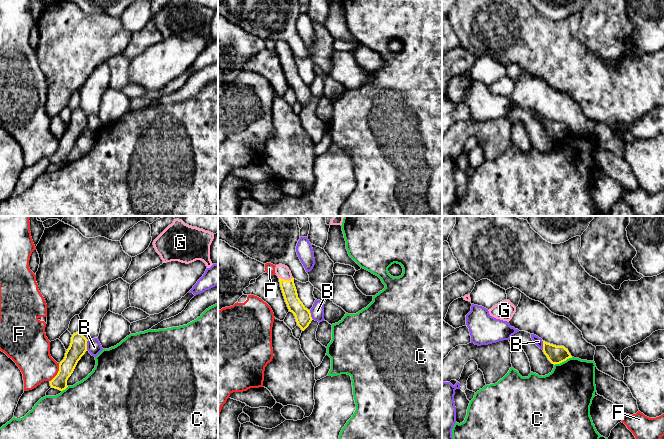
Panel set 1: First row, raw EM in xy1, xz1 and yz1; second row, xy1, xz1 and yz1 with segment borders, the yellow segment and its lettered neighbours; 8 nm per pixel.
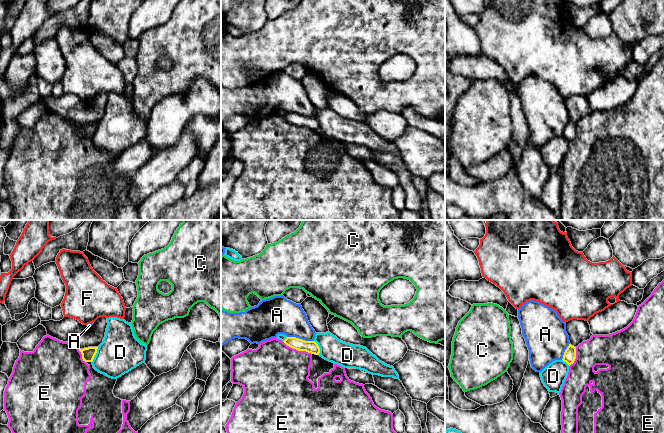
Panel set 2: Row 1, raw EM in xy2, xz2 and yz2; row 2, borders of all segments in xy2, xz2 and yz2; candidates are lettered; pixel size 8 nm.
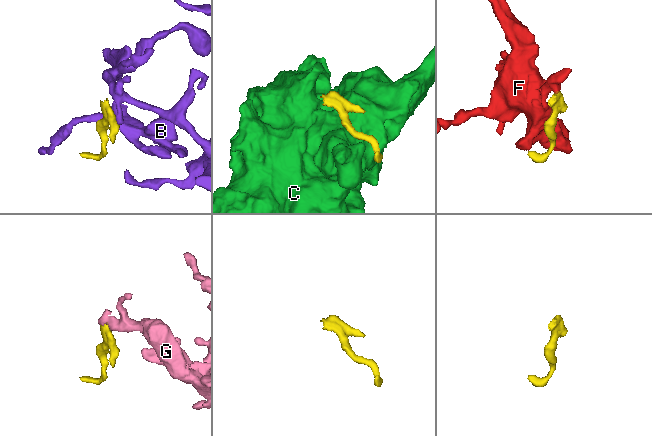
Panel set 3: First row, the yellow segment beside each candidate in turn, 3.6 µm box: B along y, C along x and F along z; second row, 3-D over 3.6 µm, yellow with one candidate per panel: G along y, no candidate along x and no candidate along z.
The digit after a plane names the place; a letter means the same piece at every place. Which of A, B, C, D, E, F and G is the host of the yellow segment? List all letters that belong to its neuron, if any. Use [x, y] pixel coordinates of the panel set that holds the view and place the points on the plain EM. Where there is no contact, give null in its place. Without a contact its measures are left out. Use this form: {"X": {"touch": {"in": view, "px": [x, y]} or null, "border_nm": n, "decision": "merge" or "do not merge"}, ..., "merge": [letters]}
{"A": {"touch": {"in": "xz2", "px": [300, 115]}, "border_nm": 220, "decision": "do not merge"}, "B": {"touch": {"in": "xy1", "px": [86, 121]}, "border_nm": 80, "decision": "do not merge"}, "C": {"touch": {"in": "yz1", "px": [563, 137]}, "border_nm": 170, "decision": "do not merge"}, "D": {"touch": {"in": "xy2", "px": [95, 130]}, "border_nm": 130, "decision": "do not merge"}, "E": {"touch": {"in": "xz2", "px": [297, 125]}, "border_nm": 260, "decision": "do not merge"}, "F": {"touch": {"in": "xy1", "px": [57, 149]}, "border_nm": 160, "decision": "do not merge"}, "G": {"touch": {"in": "xz1", "px": [286, 56]}, "border_nm": 110, "decision": "merge"}, "merge": ["G"]}

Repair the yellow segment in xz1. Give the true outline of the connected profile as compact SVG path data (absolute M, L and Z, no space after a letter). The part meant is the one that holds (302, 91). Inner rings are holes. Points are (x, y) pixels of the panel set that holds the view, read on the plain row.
M279 40L275 43L275 49L279 54L280 63L287 83L294 90L297 101L304 107L313 95L310 86L298 74L291 47L287 42Z

